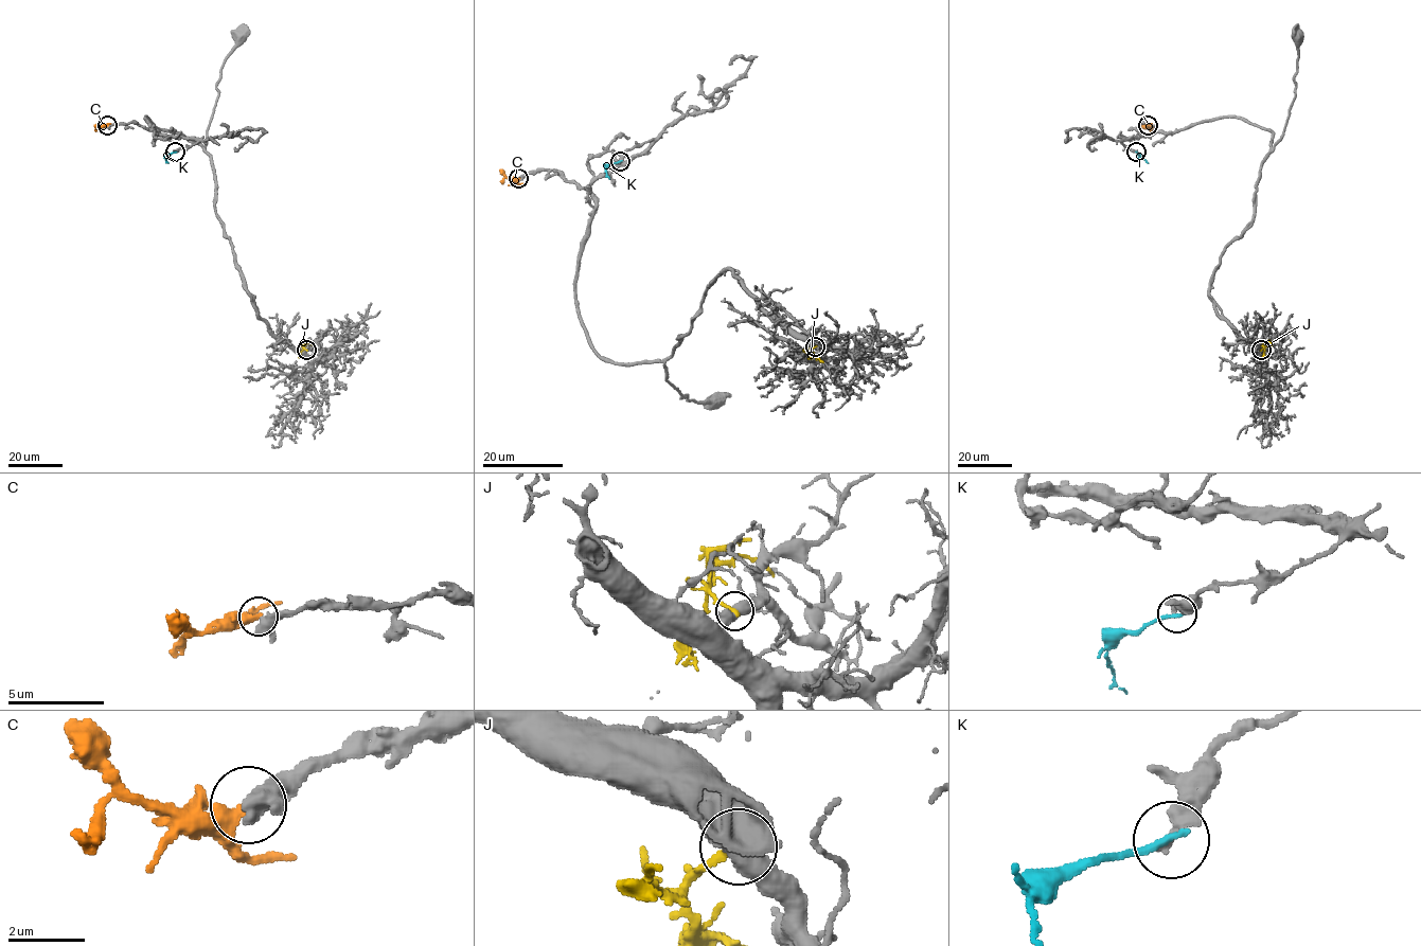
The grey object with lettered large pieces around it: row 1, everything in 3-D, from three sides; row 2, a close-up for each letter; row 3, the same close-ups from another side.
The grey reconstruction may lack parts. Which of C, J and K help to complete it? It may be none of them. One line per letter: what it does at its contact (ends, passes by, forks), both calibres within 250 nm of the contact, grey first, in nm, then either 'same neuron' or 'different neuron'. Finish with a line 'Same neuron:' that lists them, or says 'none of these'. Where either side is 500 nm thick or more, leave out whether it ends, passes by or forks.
C: it passes by | 480/280 nm | different neuron
J: 550/220 nm | different neuron
K: it ends | 300/200 nm | different neuron
Same neuron: none of these

